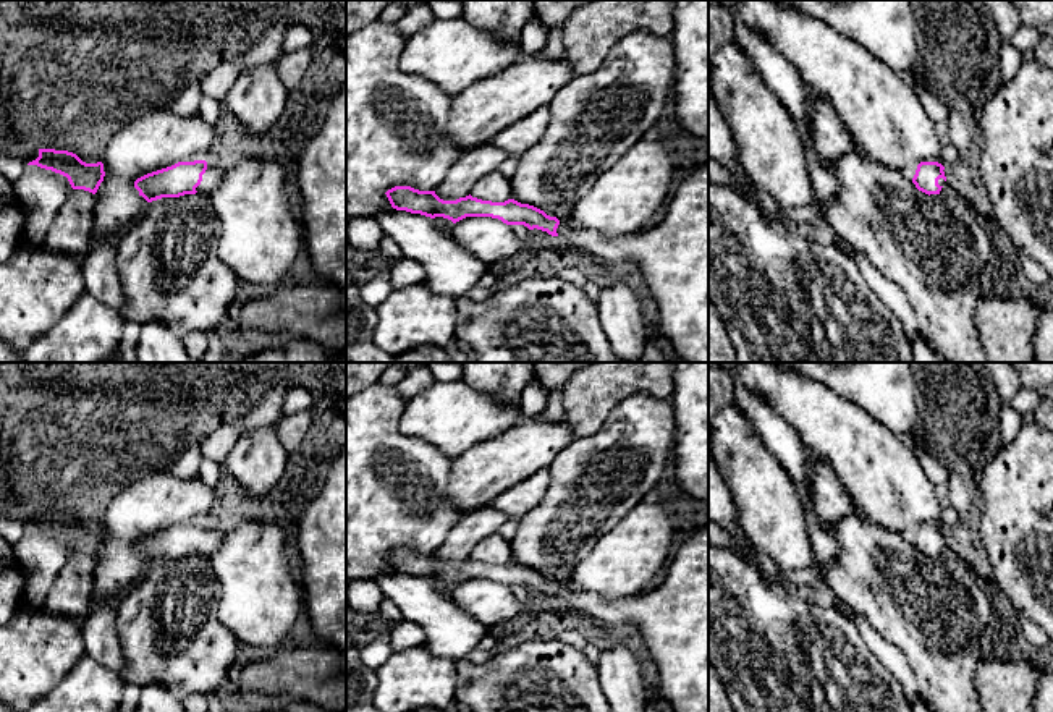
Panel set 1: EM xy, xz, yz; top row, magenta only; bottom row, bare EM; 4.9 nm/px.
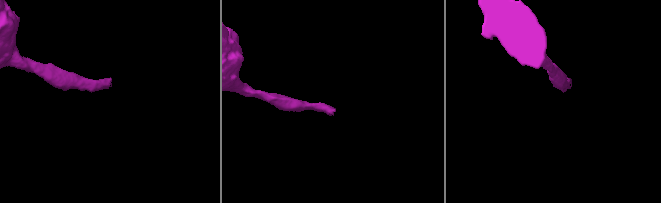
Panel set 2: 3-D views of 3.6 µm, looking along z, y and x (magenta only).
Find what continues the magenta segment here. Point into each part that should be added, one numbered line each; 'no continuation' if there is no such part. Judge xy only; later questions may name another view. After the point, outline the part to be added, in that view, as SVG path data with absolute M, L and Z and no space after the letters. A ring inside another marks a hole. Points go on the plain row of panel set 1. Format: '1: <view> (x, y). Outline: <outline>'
1: xy (212, 539). Outline: M207 526L207 532L202 537L202 544L196 550L196 553L209 557L222 544L223 537L225 537L225 532L214 531L212 528Z

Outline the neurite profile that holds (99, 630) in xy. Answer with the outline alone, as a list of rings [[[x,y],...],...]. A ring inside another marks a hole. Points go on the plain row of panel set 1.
[[[118,600],[94,605],[81,623],[86,655],[116,673],[123,665],[121,642],[116,629],[118,607]]]

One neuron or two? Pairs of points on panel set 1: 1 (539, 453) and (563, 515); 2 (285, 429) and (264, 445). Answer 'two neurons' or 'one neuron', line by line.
1: two neurons
2: two neurons

